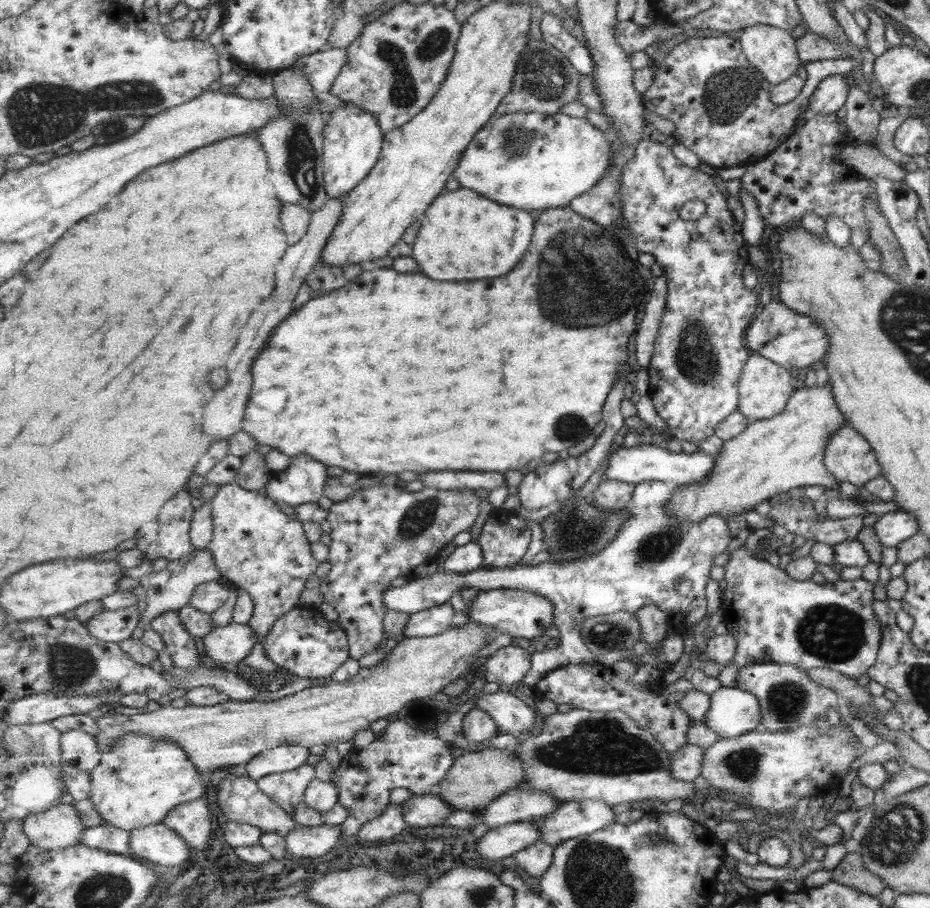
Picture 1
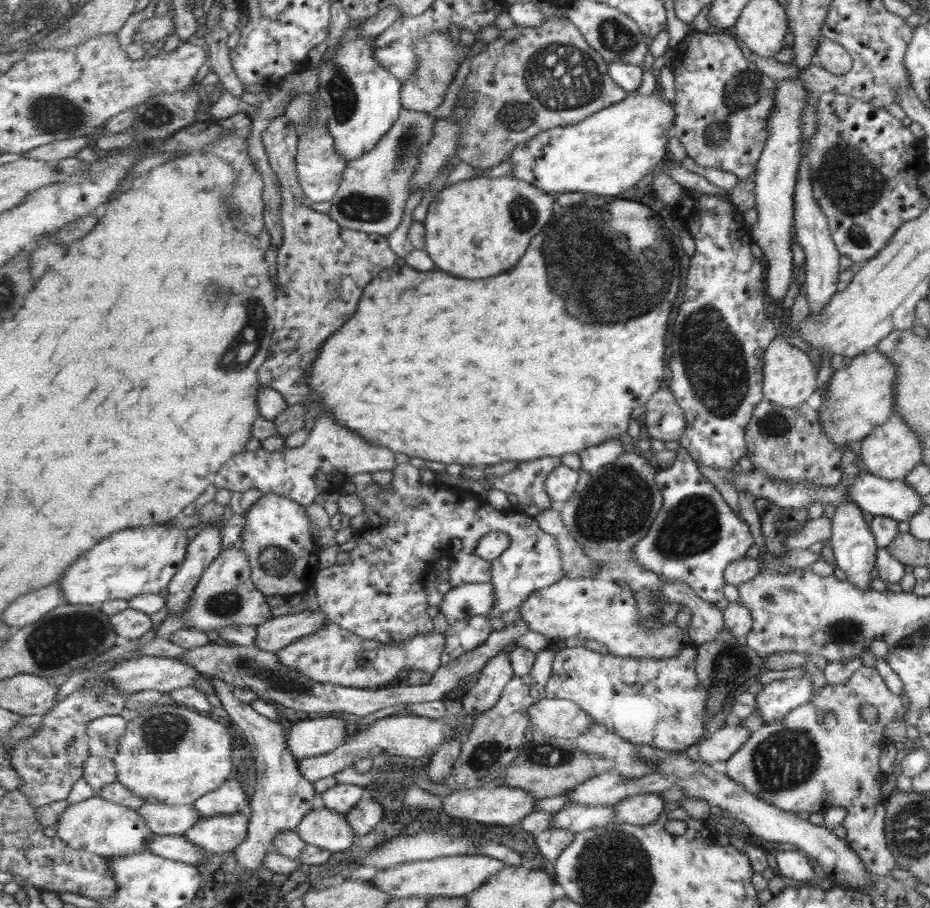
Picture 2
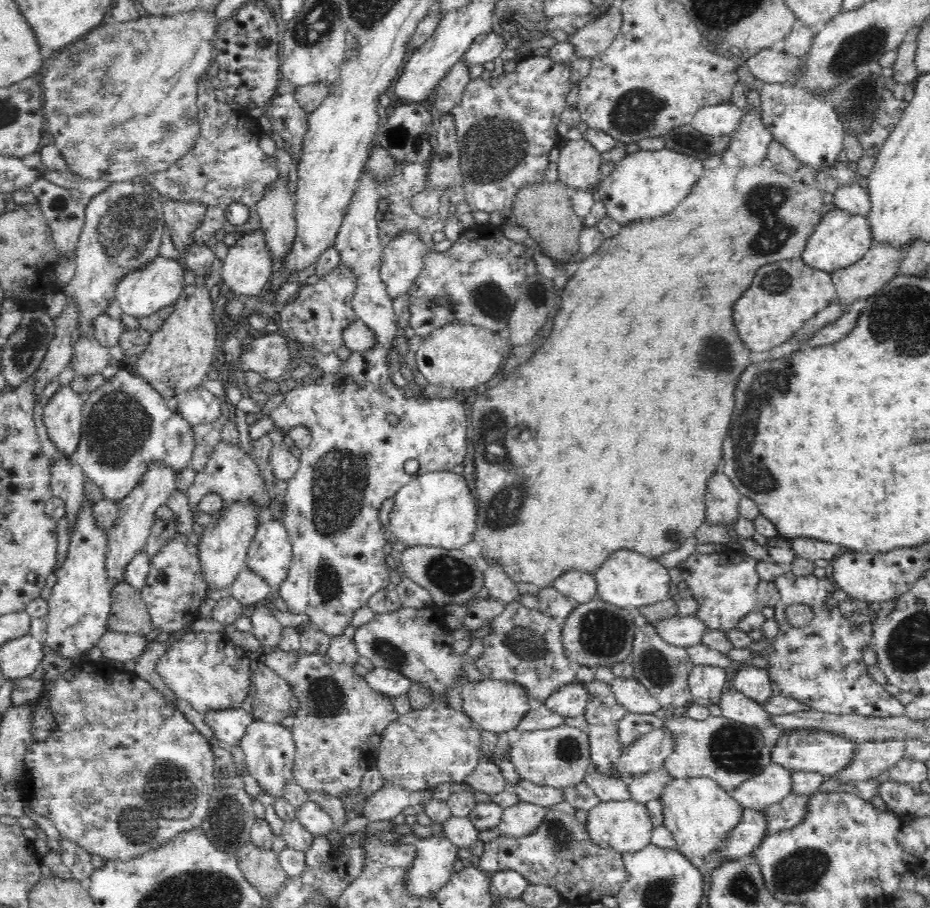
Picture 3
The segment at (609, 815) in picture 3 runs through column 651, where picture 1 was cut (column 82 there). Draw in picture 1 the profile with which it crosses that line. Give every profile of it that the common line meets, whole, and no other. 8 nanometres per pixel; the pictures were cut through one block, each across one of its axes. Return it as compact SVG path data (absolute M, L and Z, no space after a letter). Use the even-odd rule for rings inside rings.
M73 802L58 803L53 808L39 814L31 814L25 819L25 834L31 844L47 850L77 846L83 840L83 832L88 826L83 823L82 814Z

